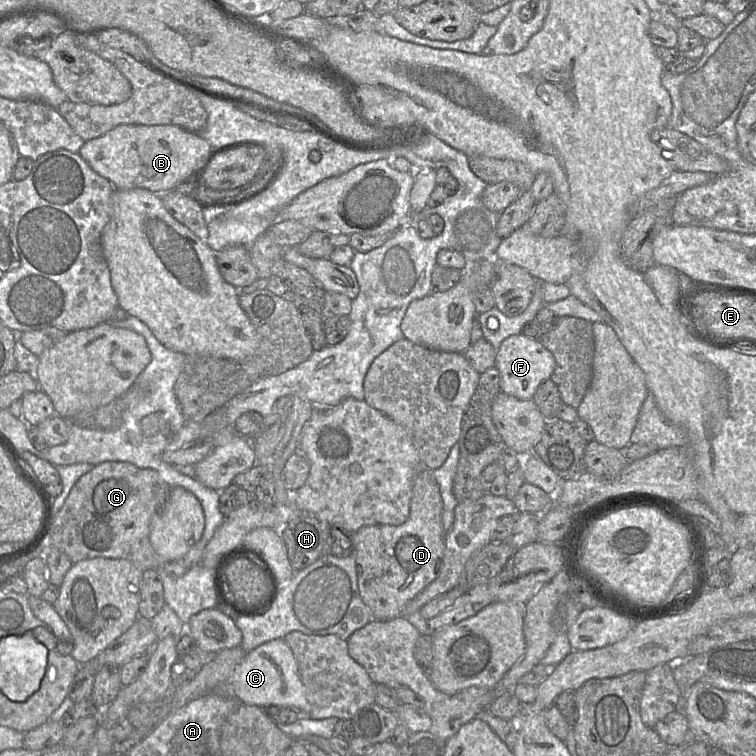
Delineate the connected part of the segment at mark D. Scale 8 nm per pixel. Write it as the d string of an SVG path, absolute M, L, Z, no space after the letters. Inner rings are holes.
M421 465L415 475L409 518L401 525L374 525L354 534L358 587L374 620L403 616L407 604L440 574L445 551L443 500L433 470Z

